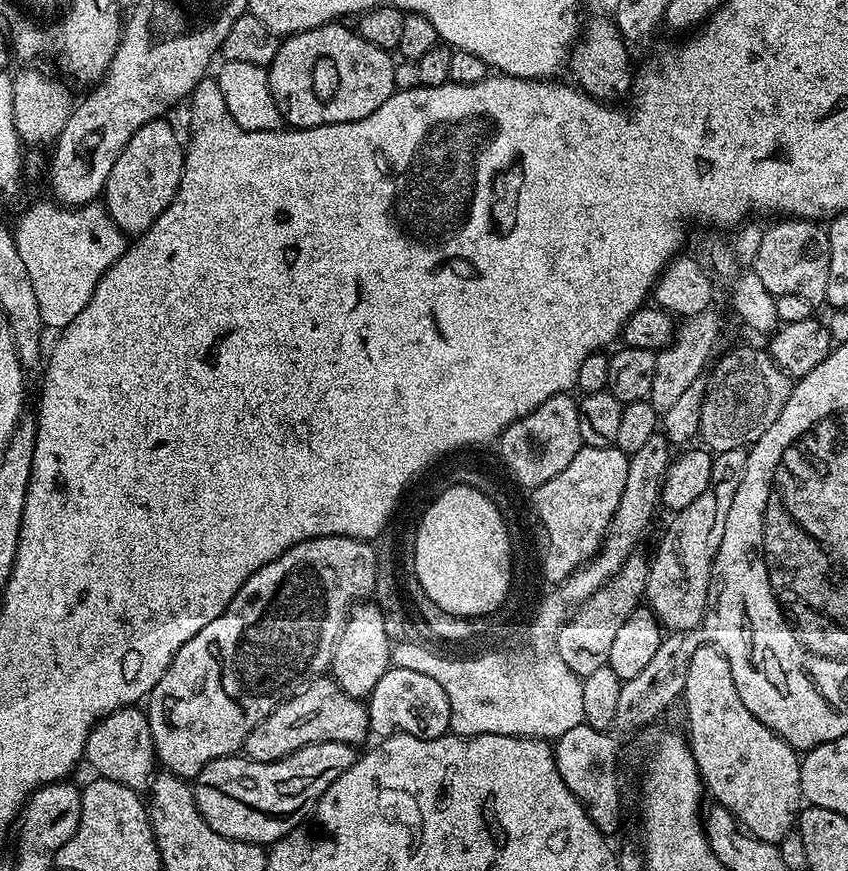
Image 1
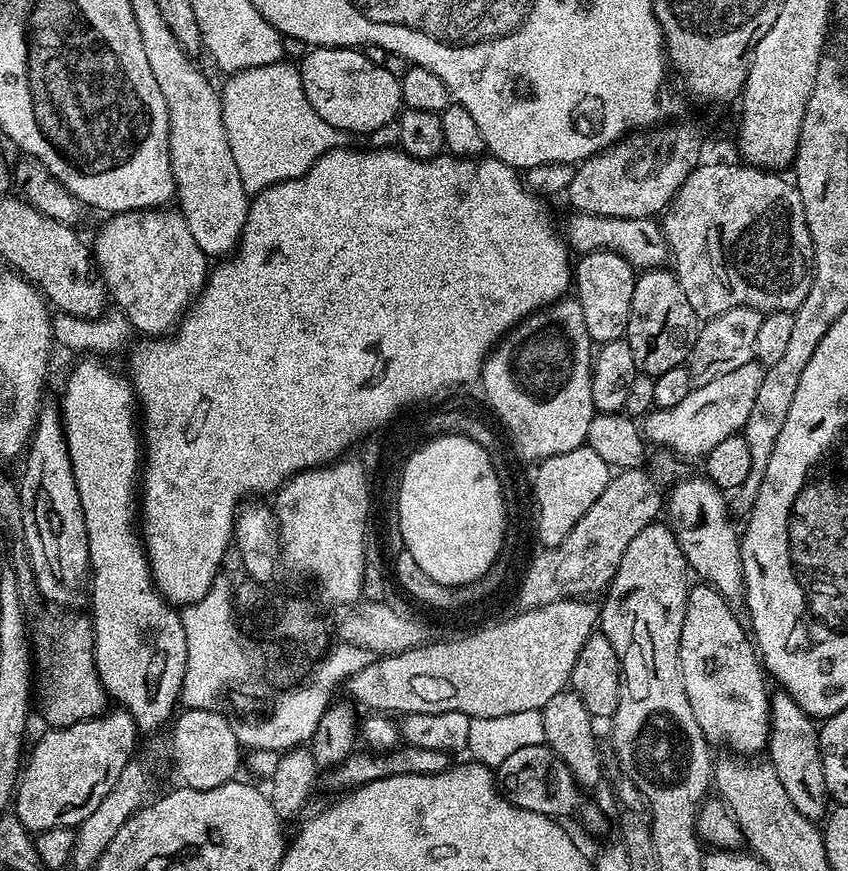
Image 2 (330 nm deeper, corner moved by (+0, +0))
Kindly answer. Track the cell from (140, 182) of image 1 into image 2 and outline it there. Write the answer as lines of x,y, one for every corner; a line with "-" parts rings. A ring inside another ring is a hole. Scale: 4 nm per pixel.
167,207
147,208
109,215
96,236
96,248
94,246
94,264
111,303
113,300
124,311
125,318
148,338
159,338
175,329
189,304
204,289
210,271
209,257
205,256
198,242
194,242
194,234
190,234
190,226
186,226
184,217
179,211
168,211

